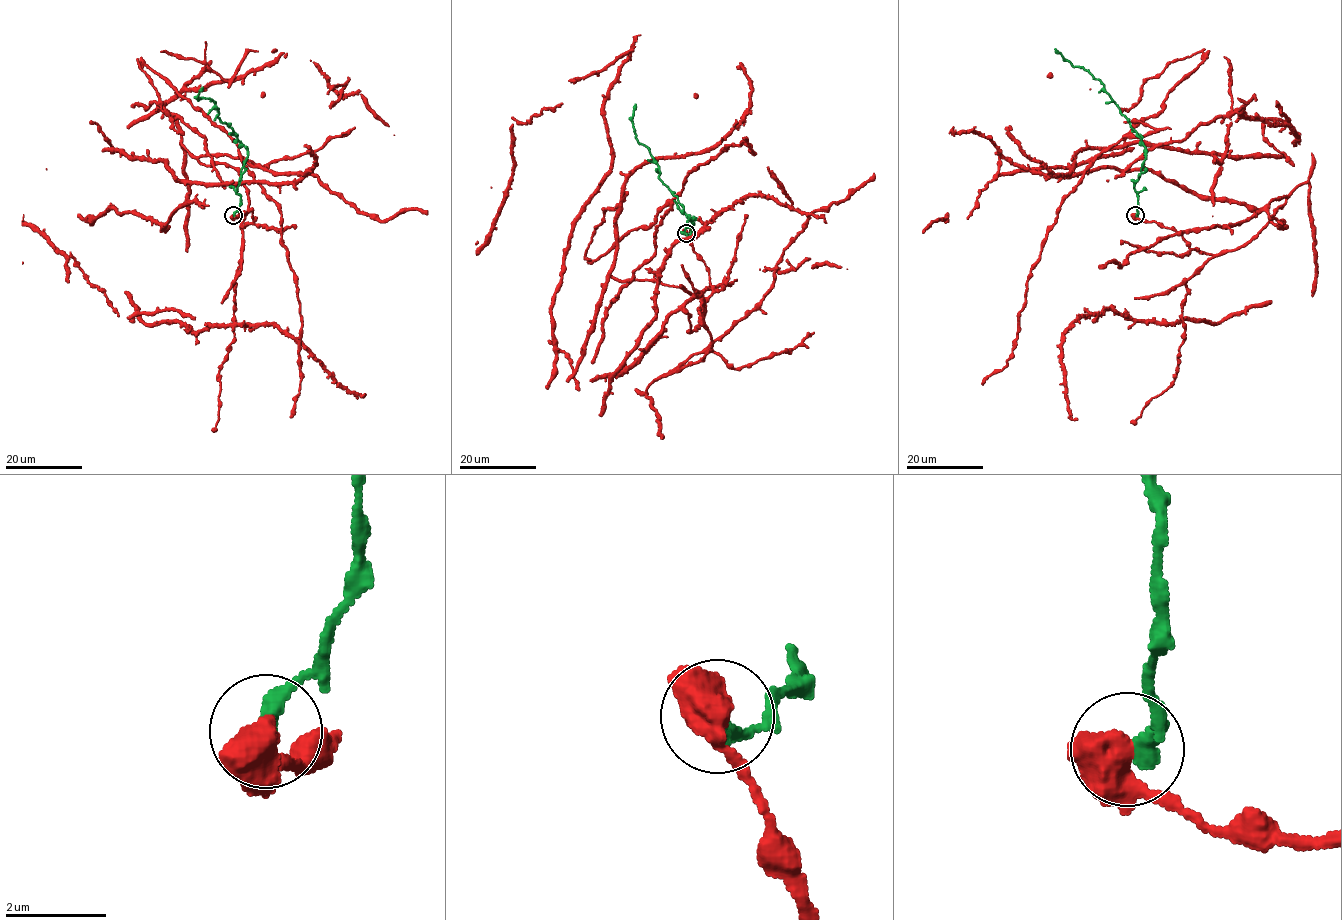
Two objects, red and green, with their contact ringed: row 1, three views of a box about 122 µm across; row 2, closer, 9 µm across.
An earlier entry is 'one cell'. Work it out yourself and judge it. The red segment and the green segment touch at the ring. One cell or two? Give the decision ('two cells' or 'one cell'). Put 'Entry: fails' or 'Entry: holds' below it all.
two cells
Entry: fails

